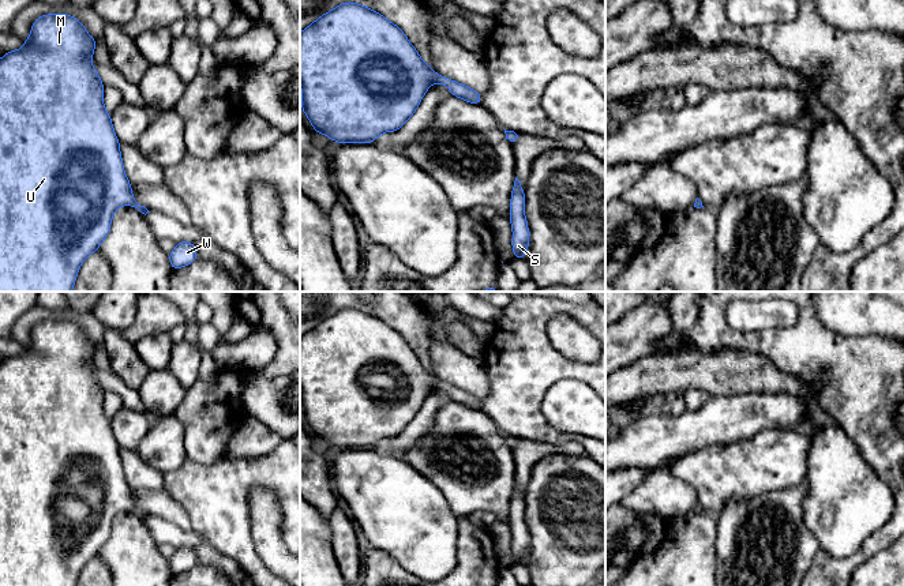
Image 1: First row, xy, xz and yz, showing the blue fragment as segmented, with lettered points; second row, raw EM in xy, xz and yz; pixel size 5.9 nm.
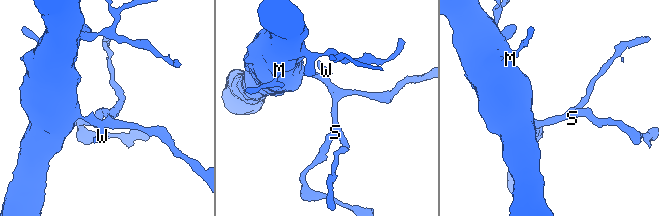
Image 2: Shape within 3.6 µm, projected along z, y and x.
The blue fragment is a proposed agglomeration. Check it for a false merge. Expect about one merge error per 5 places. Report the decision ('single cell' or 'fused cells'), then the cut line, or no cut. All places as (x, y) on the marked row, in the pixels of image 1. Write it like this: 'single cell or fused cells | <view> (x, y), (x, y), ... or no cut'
single cell | no cut

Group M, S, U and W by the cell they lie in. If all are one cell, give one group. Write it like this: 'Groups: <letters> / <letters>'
Groups: M S U W

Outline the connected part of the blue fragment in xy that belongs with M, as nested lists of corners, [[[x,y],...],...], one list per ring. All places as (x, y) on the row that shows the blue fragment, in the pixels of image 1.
[[[46,14],[33,22],[30,37],[20,49],[8,50],[0,59],[0,292],[71,292],[79,267],[109,234],[115,211],[121,206],[132,206],[145,215],[150,213],[134,199],[124,172],[120,140],[115,134],[110,113],[104,106],[105,84],[90,61],[95,45],[97,41],[75,16]]]

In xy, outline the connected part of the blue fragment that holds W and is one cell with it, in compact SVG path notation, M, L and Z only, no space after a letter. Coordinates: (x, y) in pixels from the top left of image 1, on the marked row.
M181 241L175 245L172 252L169 253L169 262L172 271L187 267L194 263L198 258L198 252L194 247L194 241Z

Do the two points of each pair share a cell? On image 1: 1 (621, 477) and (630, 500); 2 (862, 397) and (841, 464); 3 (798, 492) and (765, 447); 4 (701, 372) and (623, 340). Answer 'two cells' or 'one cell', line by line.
1: two cells
2: two cells
3: two cells
4: two cells

